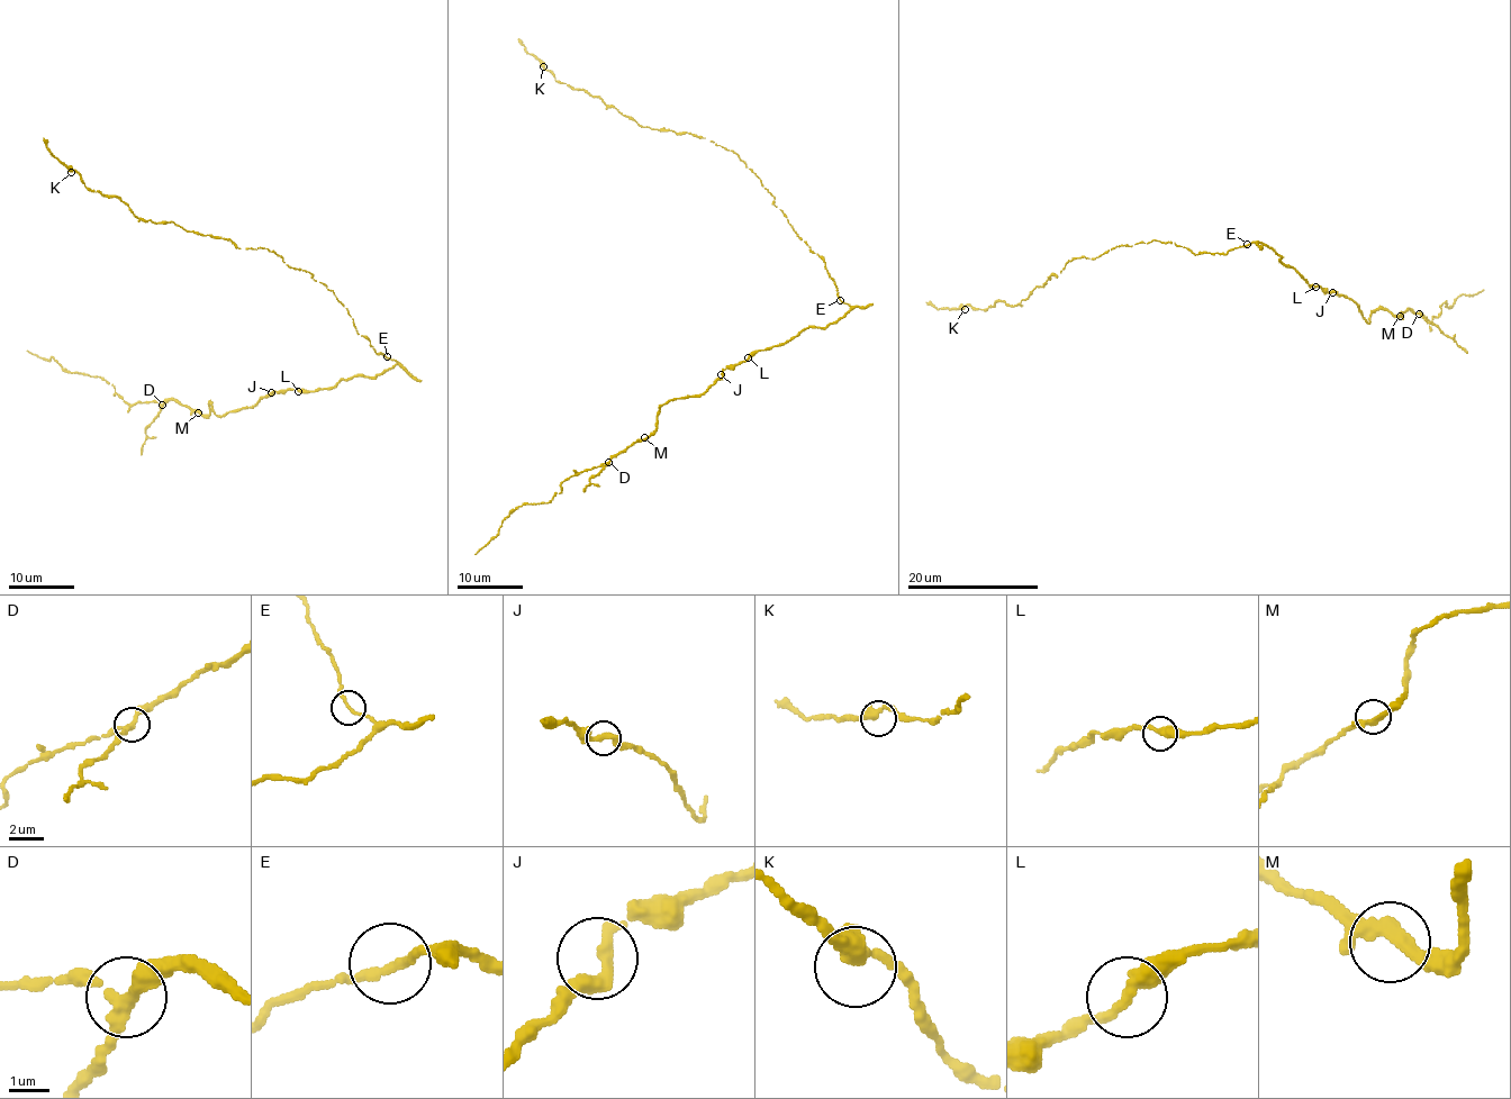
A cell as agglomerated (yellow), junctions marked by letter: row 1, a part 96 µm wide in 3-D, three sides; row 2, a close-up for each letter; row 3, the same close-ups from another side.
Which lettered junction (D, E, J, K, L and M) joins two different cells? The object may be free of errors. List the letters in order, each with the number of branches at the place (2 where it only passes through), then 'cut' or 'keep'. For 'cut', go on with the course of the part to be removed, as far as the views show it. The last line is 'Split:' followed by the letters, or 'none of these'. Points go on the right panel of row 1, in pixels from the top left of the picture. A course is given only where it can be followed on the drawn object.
D: 3 branches meet; keep
E: 2 branches meet; keep
J: 2 branches meet; keep
K: 2 branches meet; keep
L: 2 branches meet; keep
M: 3 branches meet; keep
Split: none of these

